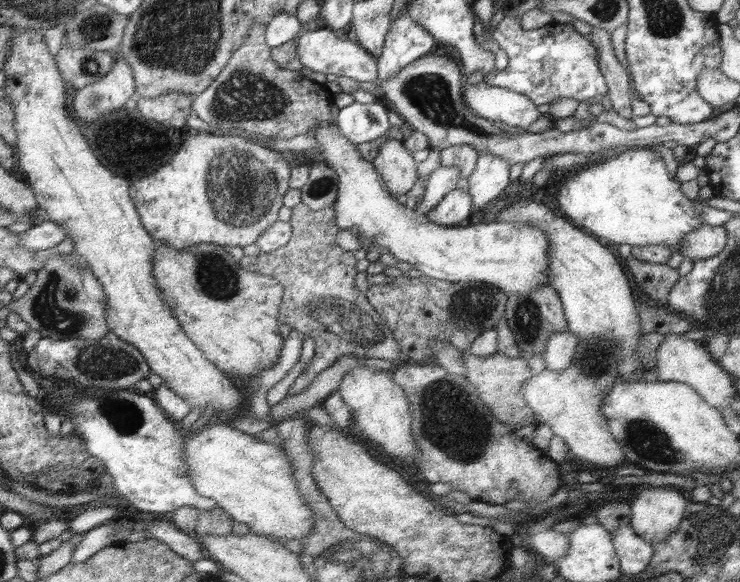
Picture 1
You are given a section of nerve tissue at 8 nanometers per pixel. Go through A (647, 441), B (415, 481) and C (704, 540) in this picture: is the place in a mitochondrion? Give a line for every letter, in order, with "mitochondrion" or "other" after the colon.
A: mitochondrion
B: other
C: mitochondrion

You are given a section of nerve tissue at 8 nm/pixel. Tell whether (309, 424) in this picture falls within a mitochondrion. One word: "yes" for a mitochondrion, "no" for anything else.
no

